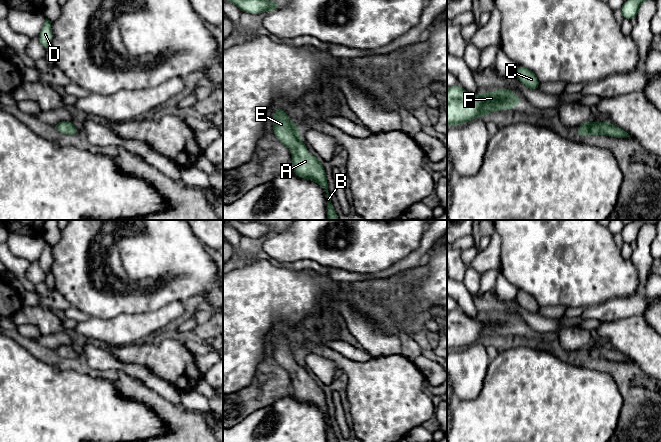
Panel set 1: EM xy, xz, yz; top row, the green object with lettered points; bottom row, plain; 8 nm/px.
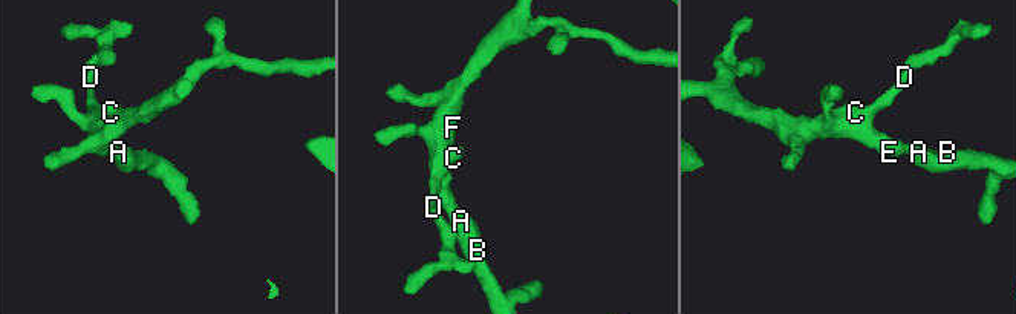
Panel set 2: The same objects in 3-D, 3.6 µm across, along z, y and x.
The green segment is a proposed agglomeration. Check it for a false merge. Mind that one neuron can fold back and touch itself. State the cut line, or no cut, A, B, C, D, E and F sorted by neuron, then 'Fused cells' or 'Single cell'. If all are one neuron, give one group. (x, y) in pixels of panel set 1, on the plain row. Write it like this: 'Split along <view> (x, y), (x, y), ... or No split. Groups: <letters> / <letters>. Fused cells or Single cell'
No split. Groups: A B C D E F. Single cell

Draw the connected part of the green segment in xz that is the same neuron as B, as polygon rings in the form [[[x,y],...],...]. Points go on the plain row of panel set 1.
[[[275,333],[273,339],[273,354],[275,361],[291,374],[293,395],[300,401],[319,408],[326,416],[327,442],[338,442],[331,426],[326,396],[322,385],[306,374],[306,369],[300,362],[296,347],[289,343],[283,333]]]

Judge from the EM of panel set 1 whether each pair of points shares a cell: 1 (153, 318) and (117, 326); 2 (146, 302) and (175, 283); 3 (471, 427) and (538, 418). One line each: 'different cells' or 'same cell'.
1: same cell
2: same cell
3: same cell

